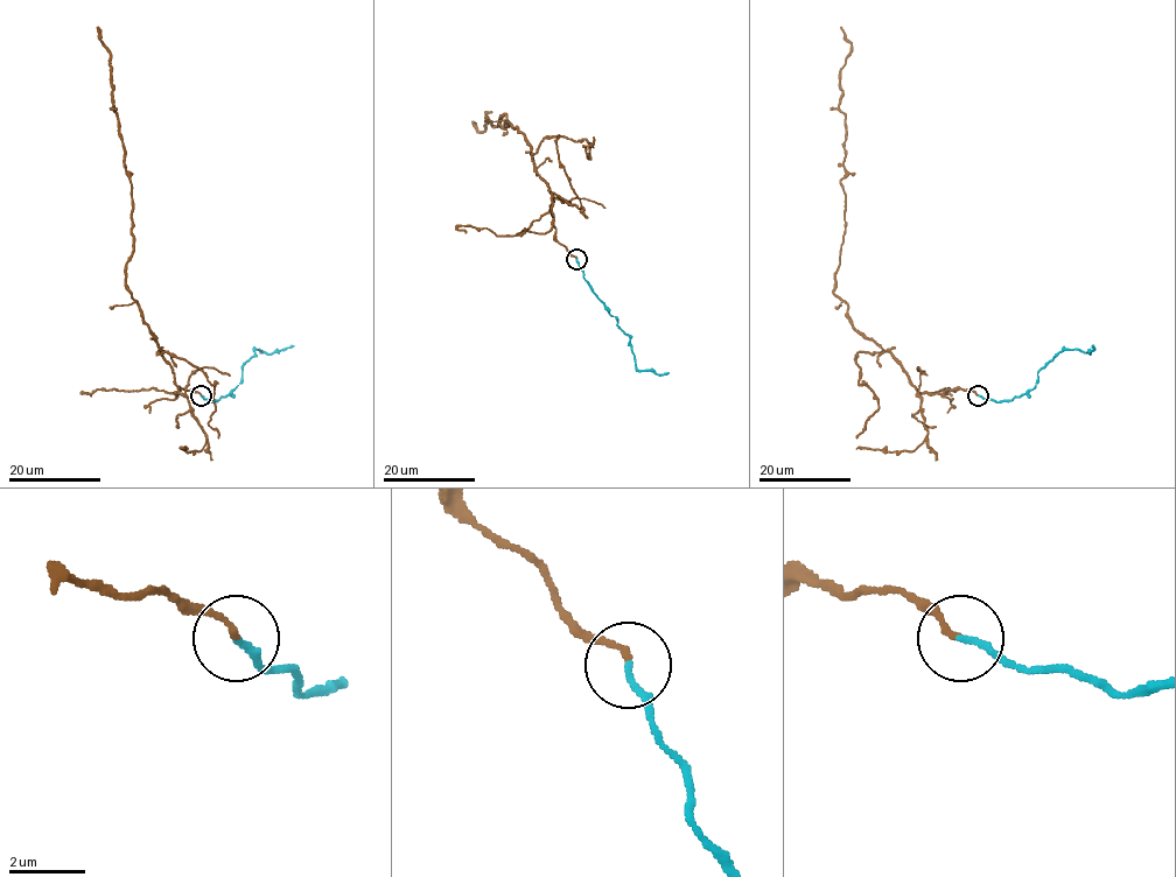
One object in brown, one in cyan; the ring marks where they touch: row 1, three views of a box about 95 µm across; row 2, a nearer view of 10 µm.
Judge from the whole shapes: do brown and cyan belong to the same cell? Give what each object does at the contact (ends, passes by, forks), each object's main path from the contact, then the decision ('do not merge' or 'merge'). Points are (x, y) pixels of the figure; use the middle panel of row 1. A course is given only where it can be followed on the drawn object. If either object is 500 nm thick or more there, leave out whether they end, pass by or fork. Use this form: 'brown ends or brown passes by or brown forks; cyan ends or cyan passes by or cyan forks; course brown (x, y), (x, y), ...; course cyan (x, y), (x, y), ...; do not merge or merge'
brown ends; cyan ends; course brown (576, 259), (557, 240), (553, 196), (525, 137), (504, 113), (508, 125), (488, 119), (482, 132), (473, 121); course cyan (576, 259), (593, 292), (630, 338), (636, 367), (658, 374), (669, 372); merge

